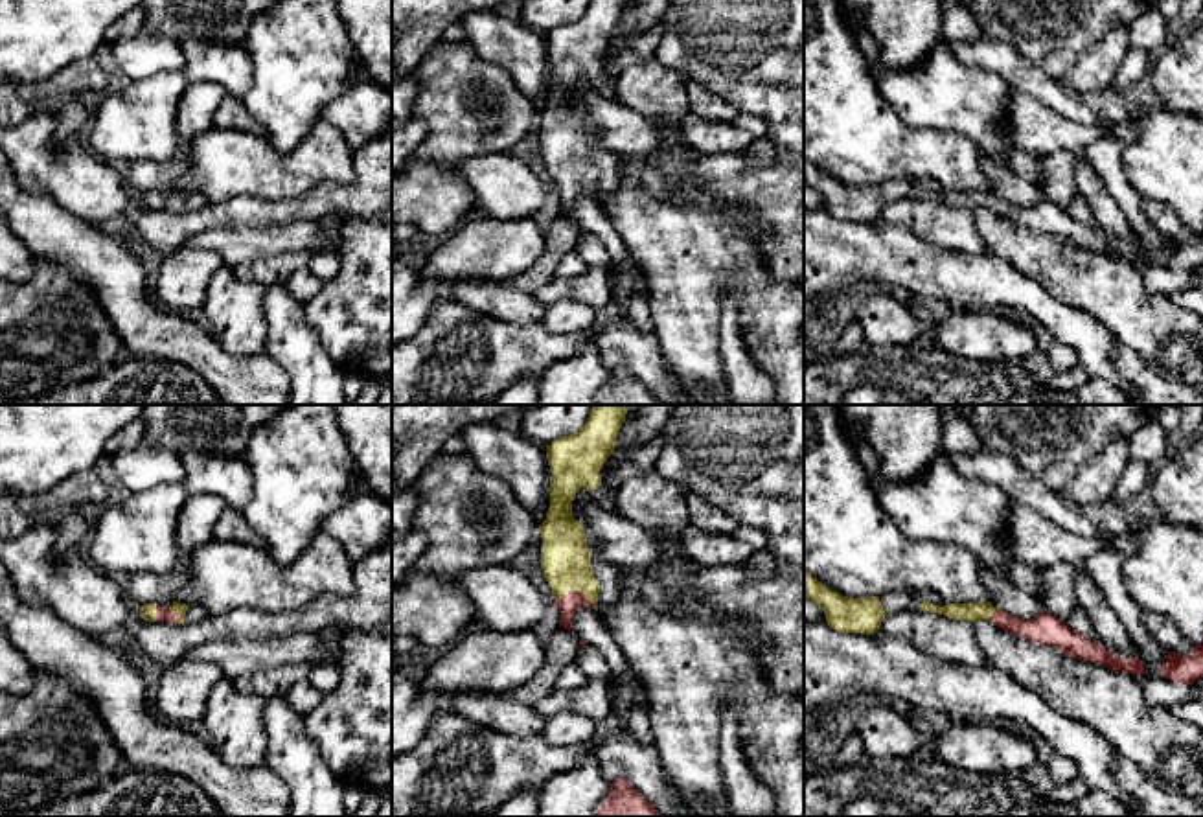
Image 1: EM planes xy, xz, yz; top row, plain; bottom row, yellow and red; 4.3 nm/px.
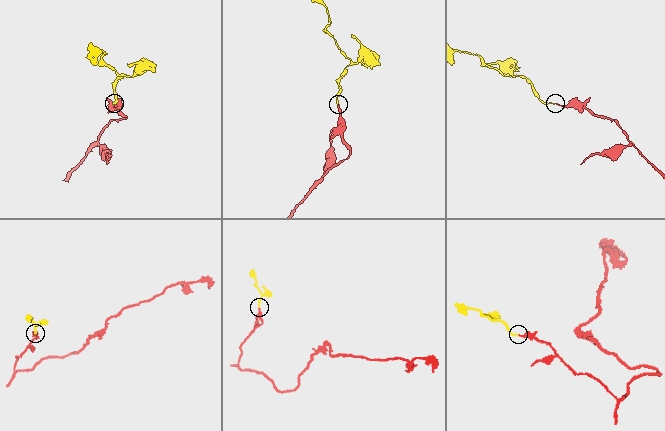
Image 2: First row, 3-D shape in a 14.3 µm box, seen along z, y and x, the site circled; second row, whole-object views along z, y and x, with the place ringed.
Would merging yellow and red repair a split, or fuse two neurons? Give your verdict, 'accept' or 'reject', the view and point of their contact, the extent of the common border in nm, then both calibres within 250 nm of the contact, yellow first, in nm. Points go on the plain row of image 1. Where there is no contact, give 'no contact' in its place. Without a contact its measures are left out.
accept; contact xz (574, 177); length 190 nm; calibres 220 and 90 nm

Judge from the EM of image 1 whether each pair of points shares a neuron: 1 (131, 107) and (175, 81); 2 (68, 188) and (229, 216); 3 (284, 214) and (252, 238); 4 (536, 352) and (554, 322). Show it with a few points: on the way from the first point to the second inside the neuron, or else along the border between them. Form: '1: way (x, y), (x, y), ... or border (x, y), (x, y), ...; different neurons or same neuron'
1: way (142, 107), (148, 107), (164, 91); same neuron
2: way (109, 199), (146, 221), (188, 221); same neuron
3: border (313, 219), (229, 227); different neurons
4: border (541, 322), (552, 333), (582, 333), (589, 328); different neurons

